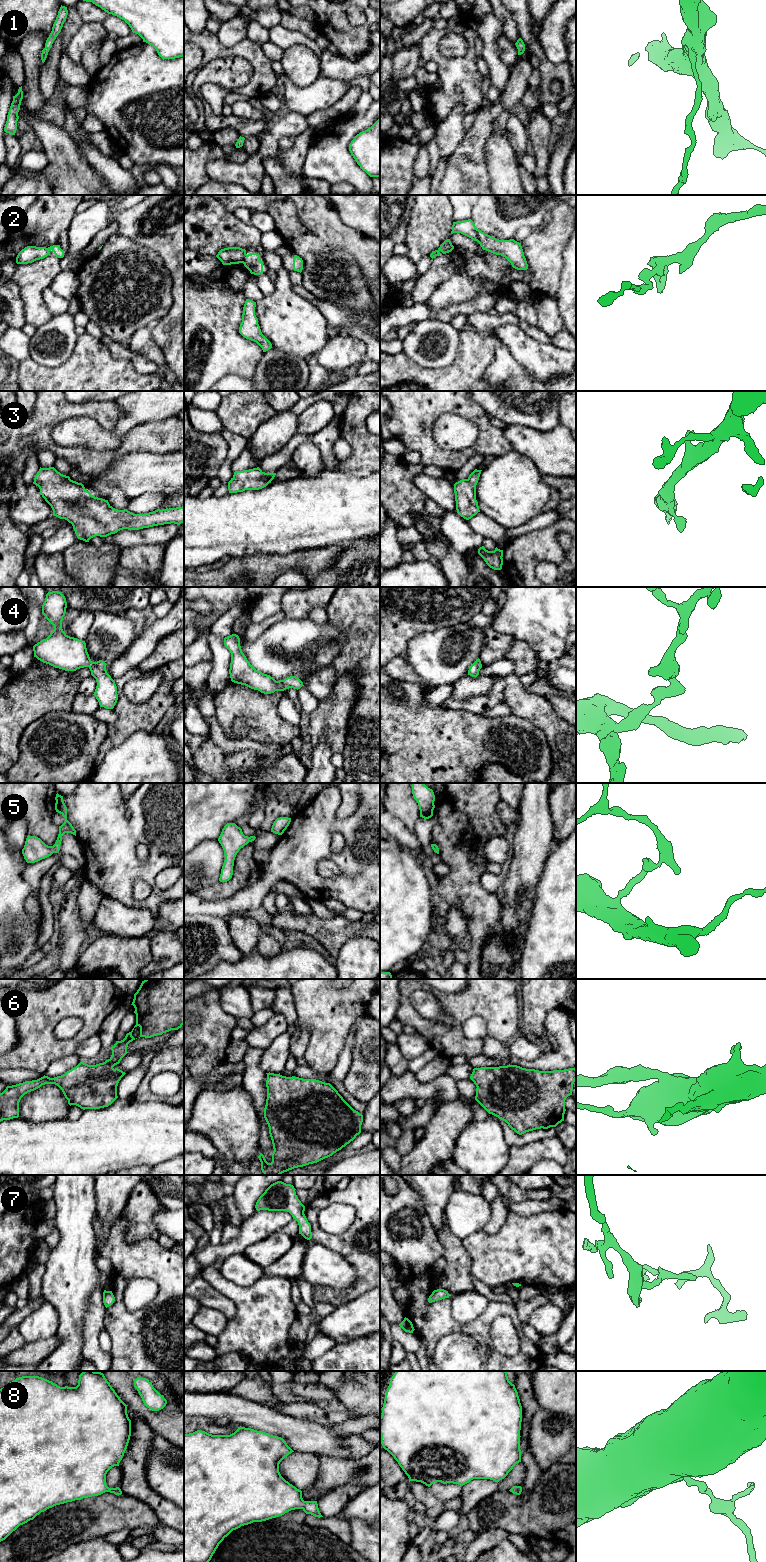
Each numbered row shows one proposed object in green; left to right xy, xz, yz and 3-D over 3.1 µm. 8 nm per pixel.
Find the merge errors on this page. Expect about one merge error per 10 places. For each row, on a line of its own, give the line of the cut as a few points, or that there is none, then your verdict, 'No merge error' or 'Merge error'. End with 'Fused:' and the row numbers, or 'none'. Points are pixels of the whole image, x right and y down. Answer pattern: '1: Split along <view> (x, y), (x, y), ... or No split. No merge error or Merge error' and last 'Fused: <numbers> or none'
1: No split. No merge error
2: Split along xz (245, 253), (241, 262). Merge error
3: No split. No merge error
4: No split. No merge error
5: No split. No merge error
6: No split. No merge error
7: No split. No merge error
8: No split. No merge error
Fused: 2

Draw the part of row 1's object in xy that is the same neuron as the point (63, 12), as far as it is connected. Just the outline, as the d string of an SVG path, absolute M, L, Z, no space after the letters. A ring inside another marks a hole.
M61 5L61 7L58 11L56 20L53 24L52 31L46 40L45 48L42 50L42 53L41 53L41 60L43 63L45 62L45 60L47 58L48 52L49 52L50 48L52 47L54 40L56 39L58 34L61 32L63 24L66 21L67 15L68 15L67 7Z

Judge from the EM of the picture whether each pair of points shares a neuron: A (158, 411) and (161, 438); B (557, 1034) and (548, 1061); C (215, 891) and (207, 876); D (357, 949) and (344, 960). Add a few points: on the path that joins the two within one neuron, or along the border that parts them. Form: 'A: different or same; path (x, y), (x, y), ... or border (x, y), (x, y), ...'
A: different; border (173, 415), (163, 419), (143, 422), (136, 426)
B: same; path (560, 1041), (560, 1051), (555, 1056)
C: different; border (218, 880), (195, 892)
D: same; path (354, 952), (347, 959)

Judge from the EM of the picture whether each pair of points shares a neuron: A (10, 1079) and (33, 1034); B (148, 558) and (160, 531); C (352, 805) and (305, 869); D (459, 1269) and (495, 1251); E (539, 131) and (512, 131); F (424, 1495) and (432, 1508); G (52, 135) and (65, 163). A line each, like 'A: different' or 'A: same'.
A: different
B: different
C: different
D: different
E: different
F: same
G: same

